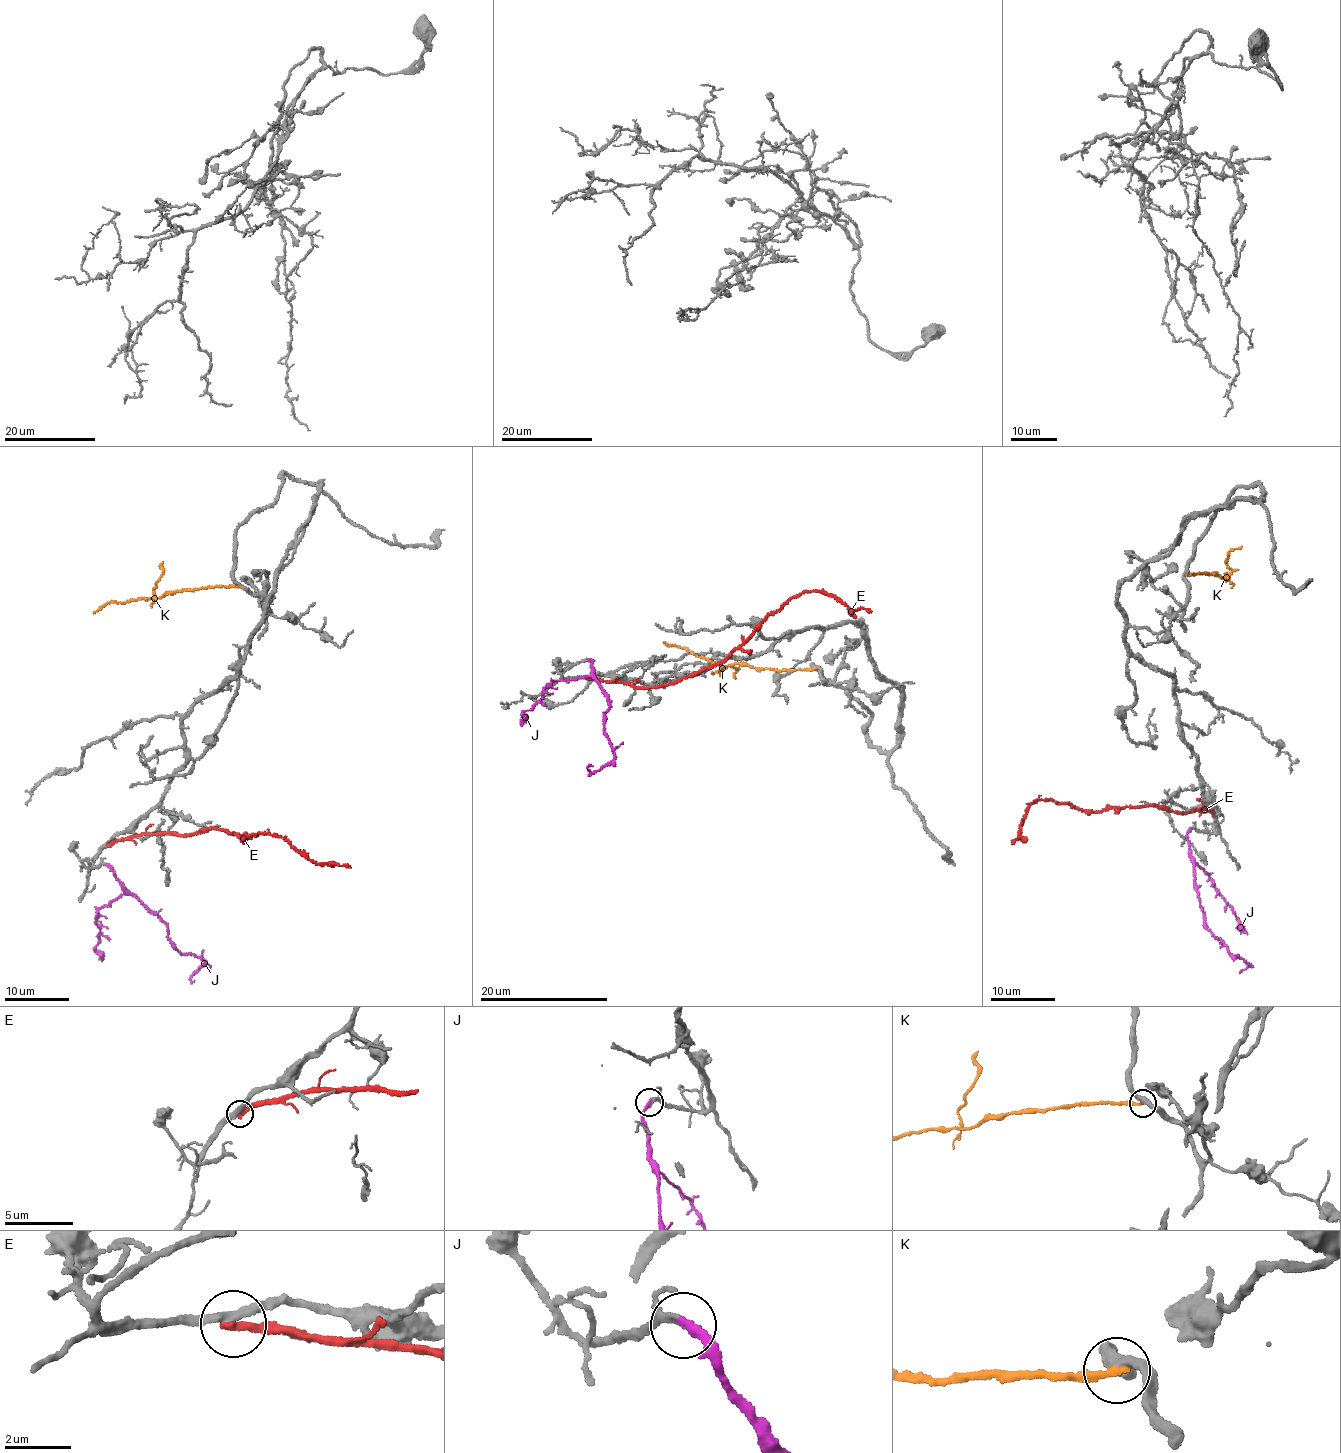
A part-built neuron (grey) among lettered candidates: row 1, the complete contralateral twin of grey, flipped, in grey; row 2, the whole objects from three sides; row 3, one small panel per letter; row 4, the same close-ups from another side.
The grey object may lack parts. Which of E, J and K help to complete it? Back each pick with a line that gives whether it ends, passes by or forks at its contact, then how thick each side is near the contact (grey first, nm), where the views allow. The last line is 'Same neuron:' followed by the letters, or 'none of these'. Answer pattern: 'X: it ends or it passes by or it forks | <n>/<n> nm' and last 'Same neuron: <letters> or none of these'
J: it ends | 150/260 nm
Same neuron: J

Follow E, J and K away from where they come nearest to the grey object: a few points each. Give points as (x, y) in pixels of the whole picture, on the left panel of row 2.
E: (108, 845), (143, 834), (191, 836), (215, 828), (245, 841), (261, 834), (284, 837), (310, 860), (351, 867)
J: (107, 865), (123, 889), (166, 924), (169, 943), (204, 961), (189, 977), (194, 980)
K: (239, 586), (208, 586), (168, 591), (158, 598), (108, 602), (93, 613)

